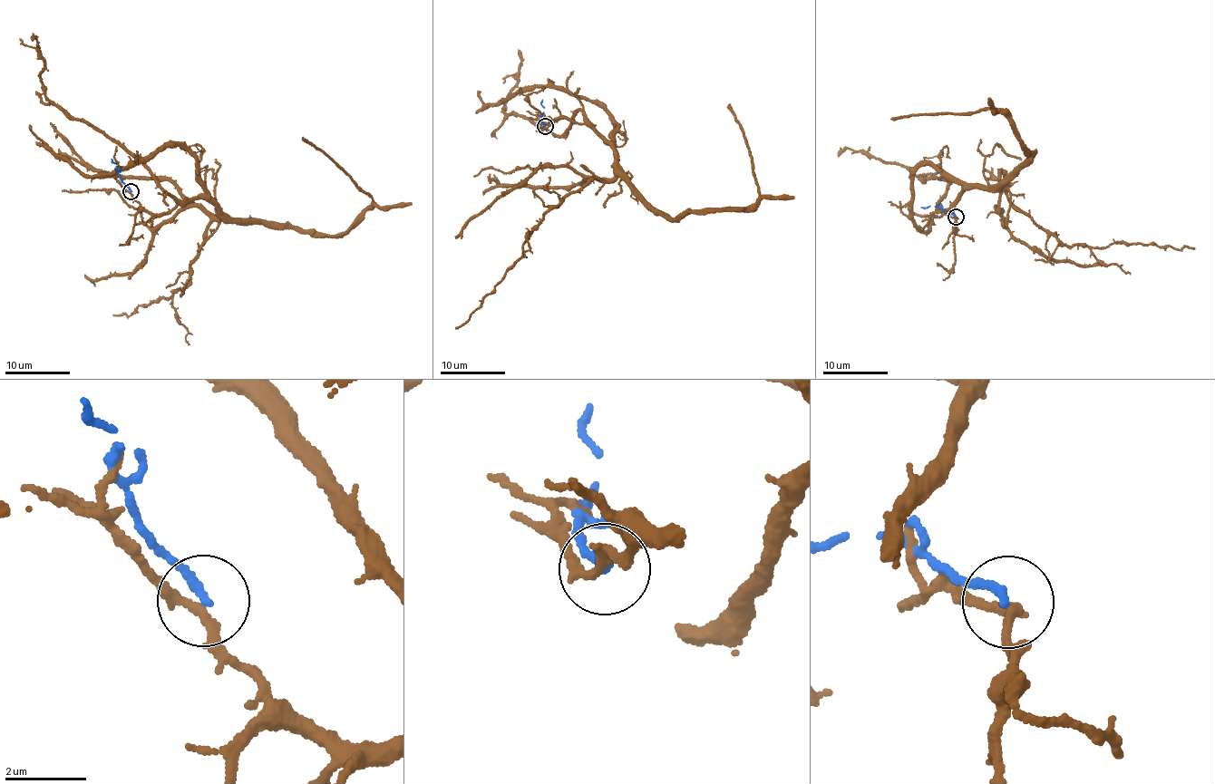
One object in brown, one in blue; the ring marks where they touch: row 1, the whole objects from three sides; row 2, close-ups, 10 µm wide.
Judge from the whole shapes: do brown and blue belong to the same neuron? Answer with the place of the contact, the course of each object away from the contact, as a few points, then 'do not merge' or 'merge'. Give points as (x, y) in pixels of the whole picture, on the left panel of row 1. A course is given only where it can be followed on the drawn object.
(131, 191) | brown via (131, 190), (155, 214), (200, 198), (231, 220), (346, 233), (373, 198), (301, 137) | blue via (131, 190), (111, 159) | do not merge

